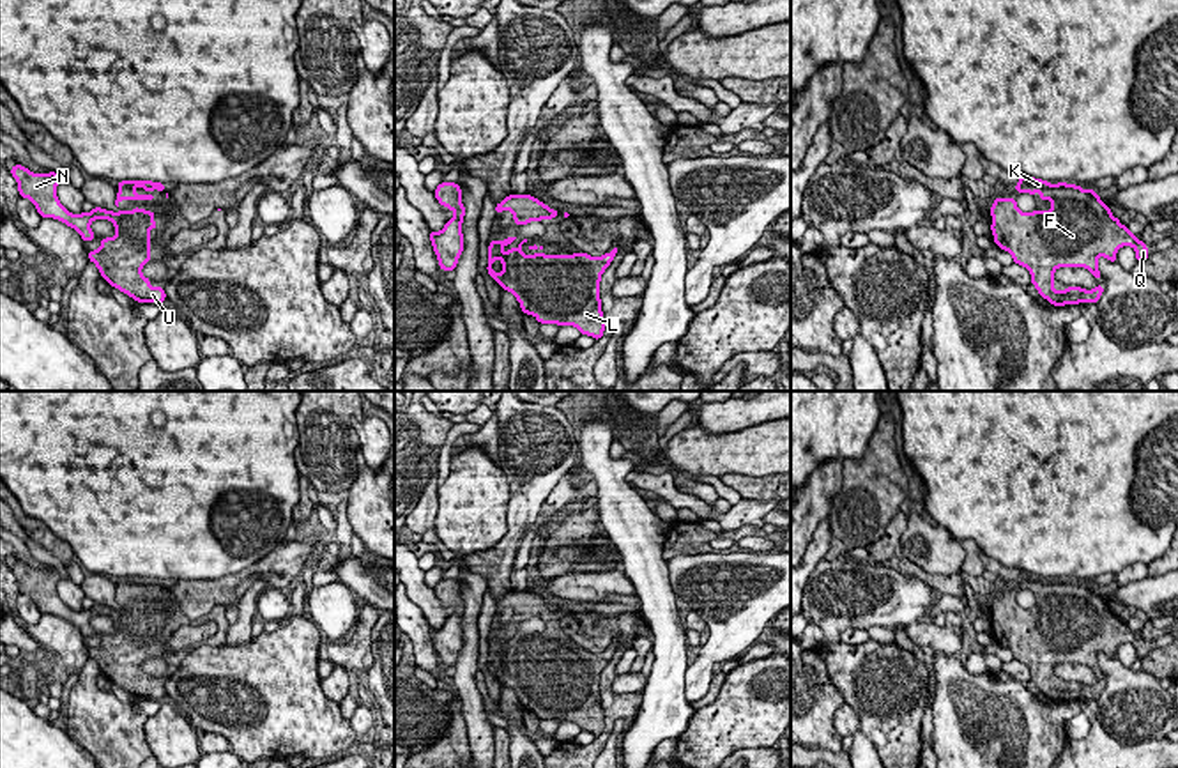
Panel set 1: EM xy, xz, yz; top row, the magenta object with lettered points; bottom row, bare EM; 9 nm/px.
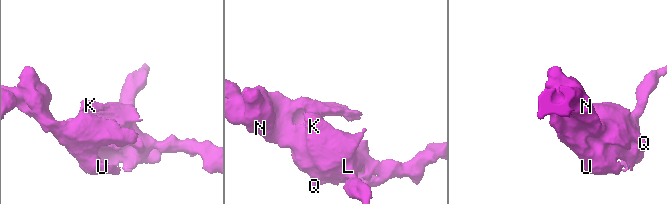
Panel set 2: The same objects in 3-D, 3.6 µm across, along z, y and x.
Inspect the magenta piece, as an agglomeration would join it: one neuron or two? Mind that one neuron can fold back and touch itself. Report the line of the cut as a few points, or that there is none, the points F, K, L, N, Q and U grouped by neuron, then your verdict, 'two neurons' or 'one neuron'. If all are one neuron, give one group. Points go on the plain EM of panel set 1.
cut none; groups F K L N Q U; one neuron

